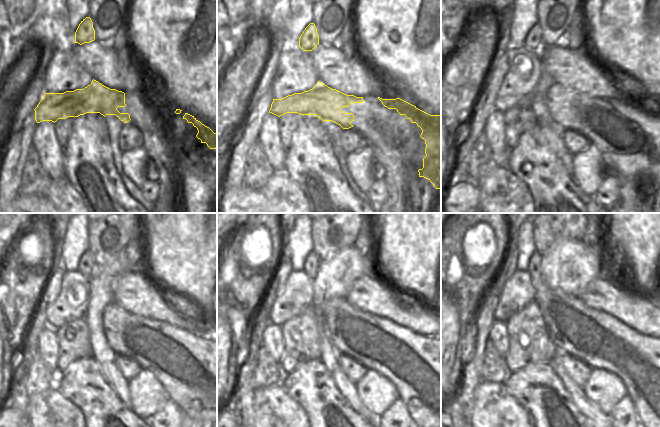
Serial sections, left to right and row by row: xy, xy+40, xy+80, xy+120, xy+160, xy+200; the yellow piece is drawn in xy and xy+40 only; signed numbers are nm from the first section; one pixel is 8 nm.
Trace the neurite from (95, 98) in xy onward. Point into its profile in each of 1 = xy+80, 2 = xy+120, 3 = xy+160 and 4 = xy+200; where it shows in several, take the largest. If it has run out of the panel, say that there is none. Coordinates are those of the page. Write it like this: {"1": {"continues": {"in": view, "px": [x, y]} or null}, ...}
{"1": {"continues": {"in": "xy+80", "px": [559, 97]}}, "2": {"continues": {"in": "xy+120", "px": [119, 326]}}, "3": {"continues": {"in": "xy+160", "px": [344, 321]}}, "4": {"continues": {"in": "xy+200", "px": [566, 316]}}}

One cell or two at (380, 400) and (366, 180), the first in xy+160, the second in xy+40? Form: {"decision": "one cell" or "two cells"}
{"decision": "one cell"}

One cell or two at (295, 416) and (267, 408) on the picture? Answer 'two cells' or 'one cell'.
one cell

